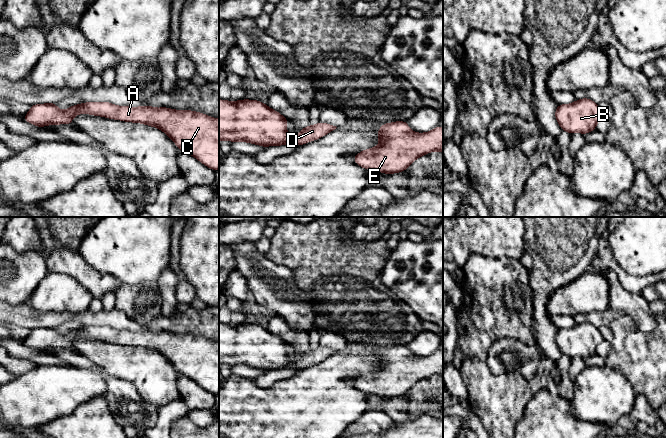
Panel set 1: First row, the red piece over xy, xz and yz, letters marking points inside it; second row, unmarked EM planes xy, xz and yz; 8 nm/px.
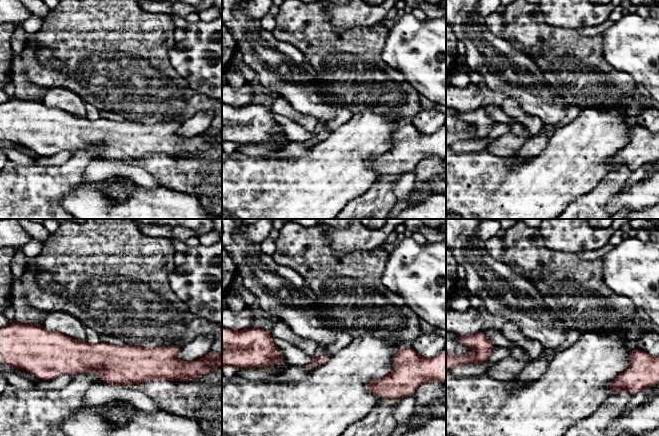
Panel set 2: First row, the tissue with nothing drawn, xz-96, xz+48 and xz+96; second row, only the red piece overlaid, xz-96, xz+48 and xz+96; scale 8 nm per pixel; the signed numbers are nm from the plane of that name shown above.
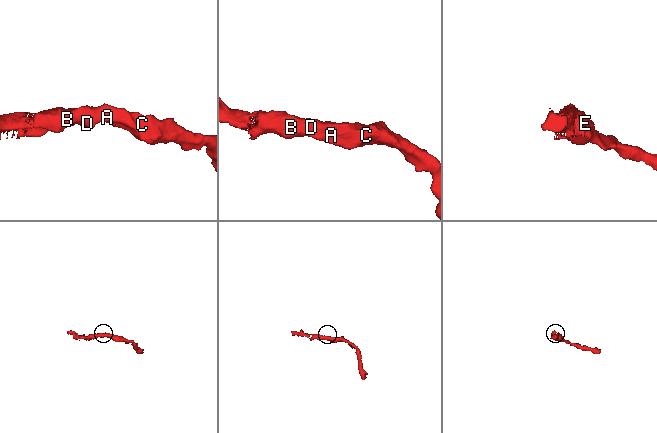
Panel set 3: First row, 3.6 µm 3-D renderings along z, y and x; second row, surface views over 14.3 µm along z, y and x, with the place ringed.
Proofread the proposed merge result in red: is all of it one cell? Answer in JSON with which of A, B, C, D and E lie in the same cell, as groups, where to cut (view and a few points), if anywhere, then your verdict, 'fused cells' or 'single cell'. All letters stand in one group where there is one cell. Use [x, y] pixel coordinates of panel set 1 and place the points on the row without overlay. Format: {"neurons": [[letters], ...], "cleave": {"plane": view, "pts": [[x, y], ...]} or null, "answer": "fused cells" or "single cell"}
{"neurons": [["A", "B", "C", "D", "E"]], "cleave": null, "answer": "single cell"}

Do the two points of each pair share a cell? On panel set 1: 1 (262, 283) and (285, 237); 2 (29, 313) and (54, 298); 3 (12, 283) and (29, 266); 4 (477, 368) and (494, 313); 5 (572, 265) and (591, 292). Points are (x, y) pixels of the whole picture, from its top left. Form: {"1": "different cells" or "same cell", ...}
{"1": "different cells", "2": "different cells", "3": "same cell", "4": "different cells", "5": "different cells"}

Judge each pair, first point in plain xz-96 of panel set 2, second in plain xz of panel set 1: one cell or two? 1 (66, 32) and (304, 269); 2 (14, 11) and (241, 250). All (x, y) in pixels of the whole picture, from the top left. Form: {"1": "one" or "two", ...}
{"1": "one", "2": "two"}

